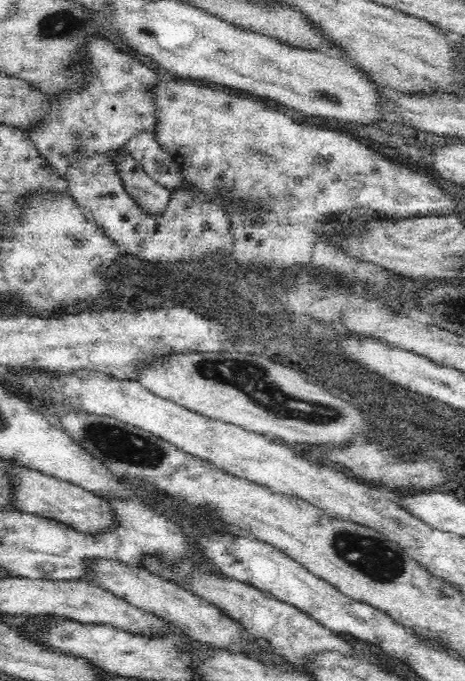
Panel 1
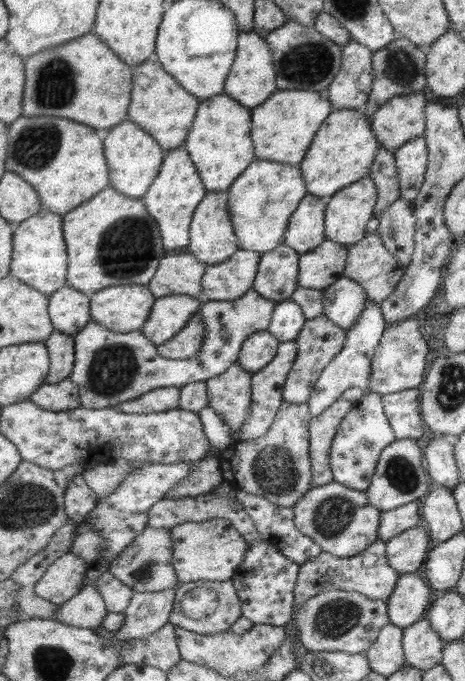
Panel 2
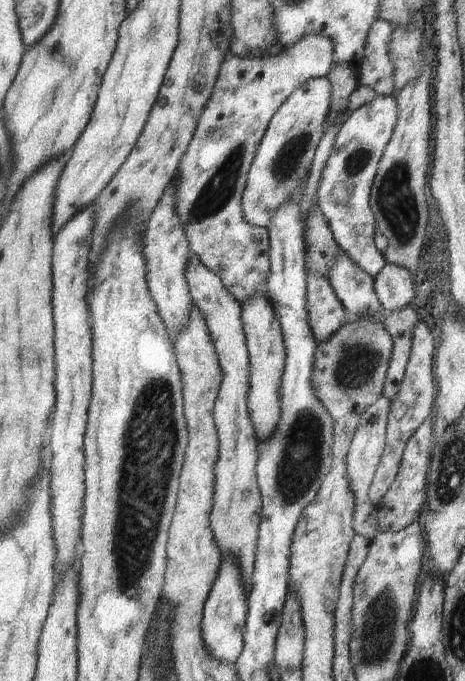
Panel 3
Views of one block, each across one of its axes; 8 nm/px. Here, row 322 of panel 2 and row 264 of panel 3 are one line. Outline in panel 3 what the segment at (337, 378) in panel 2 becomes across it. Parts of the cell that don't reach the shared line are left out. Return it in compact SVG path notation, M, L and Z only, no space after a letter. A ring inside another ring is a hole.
M379 95L371 104L356 110L344 122L336 136L335 146L318 188L317 204L341 250L373 278L378 276L388 262L375 242L378 222L370 203L370 194L375 185L375 177L378 176L382 156L394 137L398 112L397 99L391 95Z

